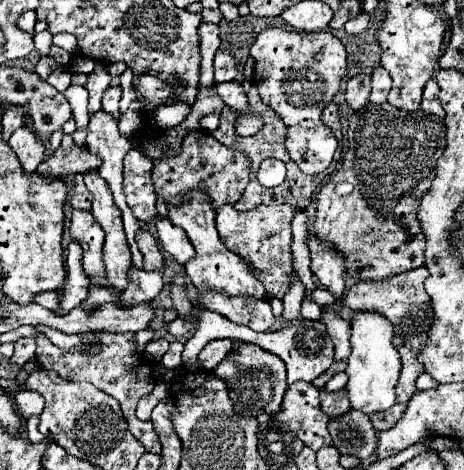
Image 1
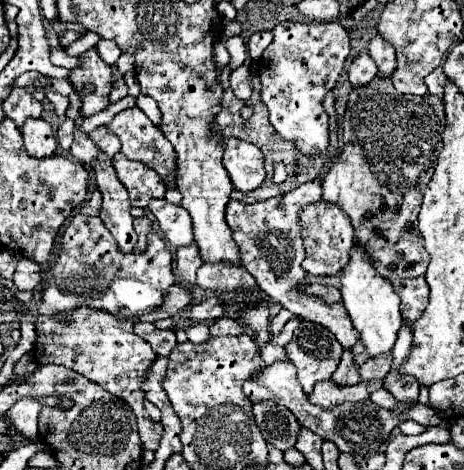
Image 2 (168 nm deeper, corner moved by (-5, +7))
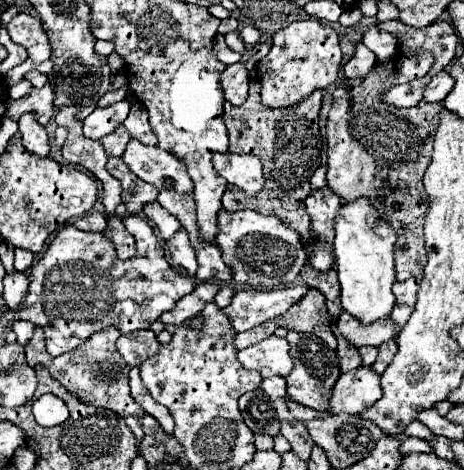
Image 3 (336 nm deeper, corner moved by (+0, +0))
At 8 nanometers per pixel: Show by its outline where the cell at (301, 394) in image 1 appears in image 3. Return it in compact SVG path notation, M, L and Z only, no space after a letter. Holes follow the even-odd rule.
M361 365L357 371L343 373L333 387L333 397L329 401L331 413L363 413L365 409L373 407L373 403L381 399L381 385L379 375L371 369Z

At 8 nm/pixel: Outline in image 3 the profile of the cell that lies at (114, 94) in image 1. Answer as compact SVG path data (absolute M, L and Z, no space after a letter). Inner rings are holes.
M129 87L111 89L111 91L107 91L107 93L97 101L97 105L99 105L99 107L109 107L109 105L113 105L113 103L117 103L117 101L127 99L127 95L129 95Z

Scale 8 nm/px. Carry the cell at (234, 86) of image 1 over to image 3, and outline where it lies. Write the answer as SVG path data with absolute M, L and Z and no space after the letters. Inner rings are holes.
M239 61L235 65L229 65L221 73L221 85L225 91L225 99L231 105L241 105L247 99L247 89L249 89L249 75L245 65Z

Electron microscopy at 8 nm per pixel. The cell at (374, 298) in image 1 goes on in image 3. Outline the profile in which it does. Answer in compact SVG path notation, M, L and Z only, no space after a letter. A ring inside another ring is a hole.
M417 277L413 279L407 279L407 281L401 281L401 283L395 283L393 285L393 293L397 297L397 303L403 303L403 305L415 305L417 301L417 289L419 289L419 281Z

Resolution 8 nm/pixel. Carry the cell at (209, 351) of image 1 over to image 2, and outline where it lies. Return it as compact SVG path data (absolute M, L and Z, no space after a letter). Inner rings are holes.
M220 318L218 322L214 322L210 326L210 336L212 338L218 338L218 336L238 336L242 332L244 332L242 326L236 320L232 320L232 318Z

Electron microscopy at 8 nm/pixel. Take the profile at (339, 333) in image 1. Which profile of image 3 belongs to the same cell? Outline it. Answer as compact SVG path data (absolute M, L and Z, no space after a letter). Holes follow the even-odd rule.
M297 285L281 291L245 289L235 293L225 313L231 325L235 327L235 331L249 331L267 319L283 315L305 293L307 293L305 285Z

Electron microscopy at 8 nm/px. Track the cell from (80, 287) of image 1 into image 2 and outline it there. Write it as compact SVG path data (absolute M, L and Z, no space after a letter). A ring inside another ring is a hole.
M86 306L74 308L66 318L56 316L38 316L36 320L38 340L34 346L34 358L38 364L60 364L66 366L88 380L100 384L110 394L126 400L138 418L138 432L144 444L144 450L156 452L162 438L162 424L152 422L144 410L144 392L142 384L146 380L146 372L156 360L154 350L146 344L146 340L138 338L134 332L134 322L102 312Z

